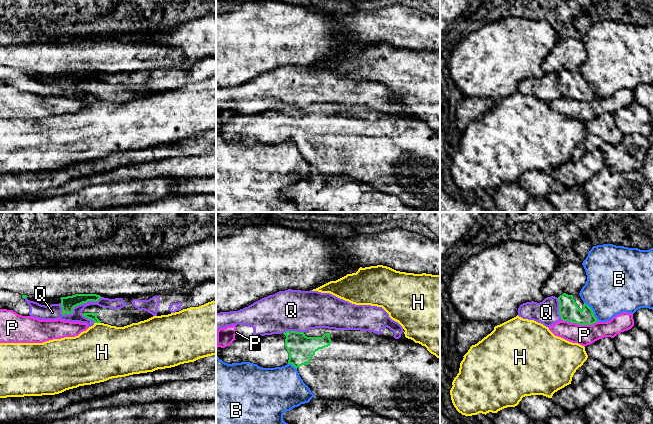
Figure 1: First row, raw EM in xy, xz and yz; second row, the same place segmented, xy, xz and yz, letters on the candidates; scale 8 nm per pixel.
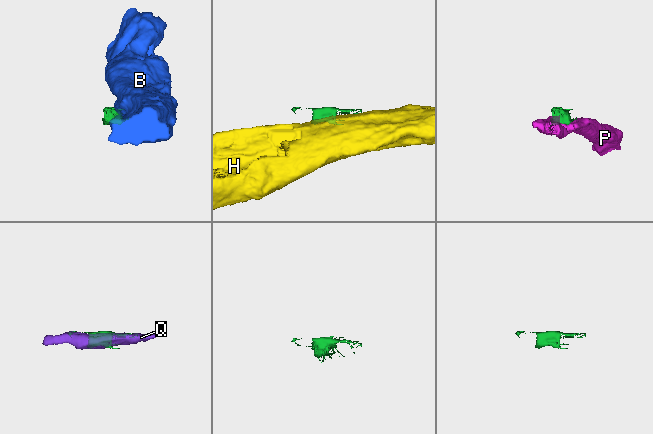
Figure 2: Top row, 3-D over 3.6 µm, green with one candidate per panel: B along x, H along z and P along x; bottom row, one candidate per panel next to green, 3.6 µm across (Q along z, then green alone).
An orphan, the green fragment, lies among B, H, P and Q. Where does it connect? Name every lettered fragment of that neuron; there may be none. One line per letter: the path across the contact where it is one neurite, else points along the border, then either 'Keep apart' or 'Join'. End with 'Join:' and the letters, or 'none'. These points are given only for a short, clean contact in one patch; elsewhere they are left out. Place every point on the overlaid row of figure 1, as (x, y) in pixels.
B: Boundary: yz (584, 302), (598, 320). Keep apart
H: Boundary: xy (95, 322), (100, 323). Keep apart
P: Keep apart
Q: Keep apart
Join: none

